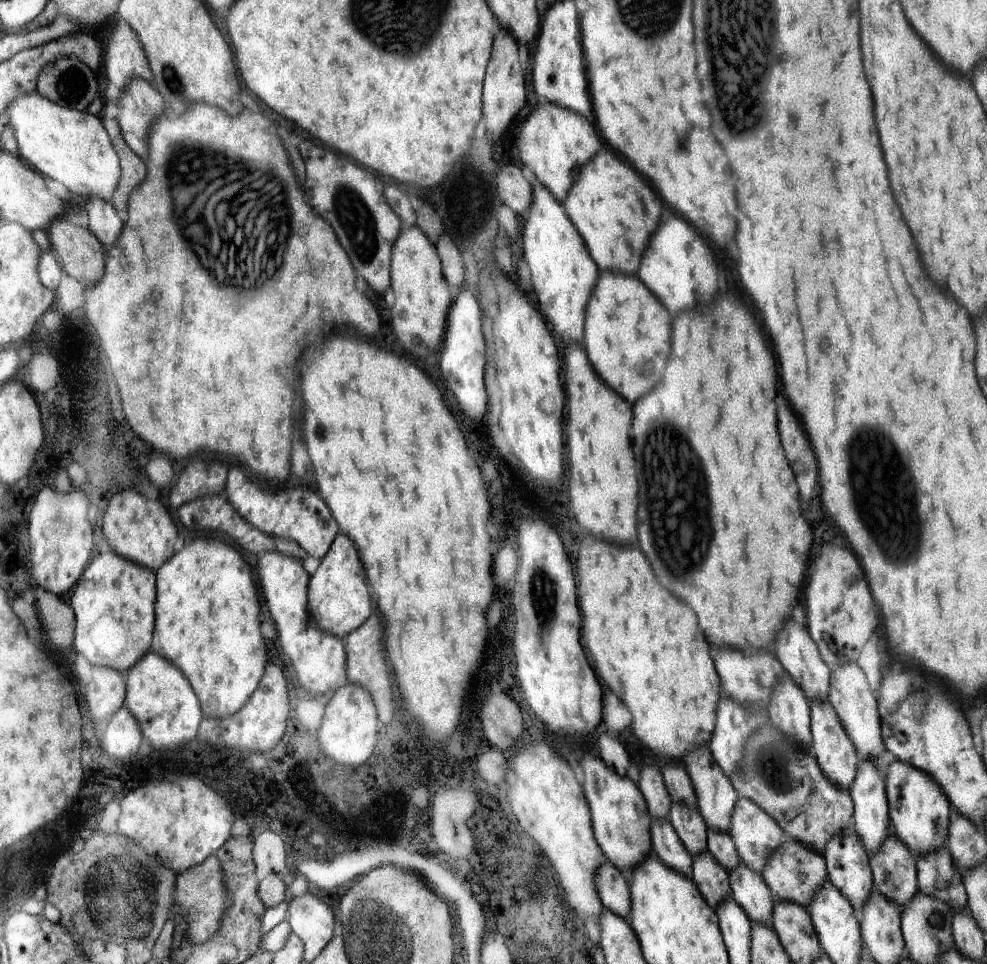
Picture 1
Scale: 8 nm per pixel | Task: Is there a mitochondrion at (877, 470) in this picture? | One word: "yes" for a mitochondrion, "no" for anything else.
yes

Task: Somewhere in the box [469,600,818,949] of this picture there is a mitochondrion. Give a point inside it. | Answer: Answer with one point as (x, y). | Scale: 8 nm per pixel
(770, 769)

